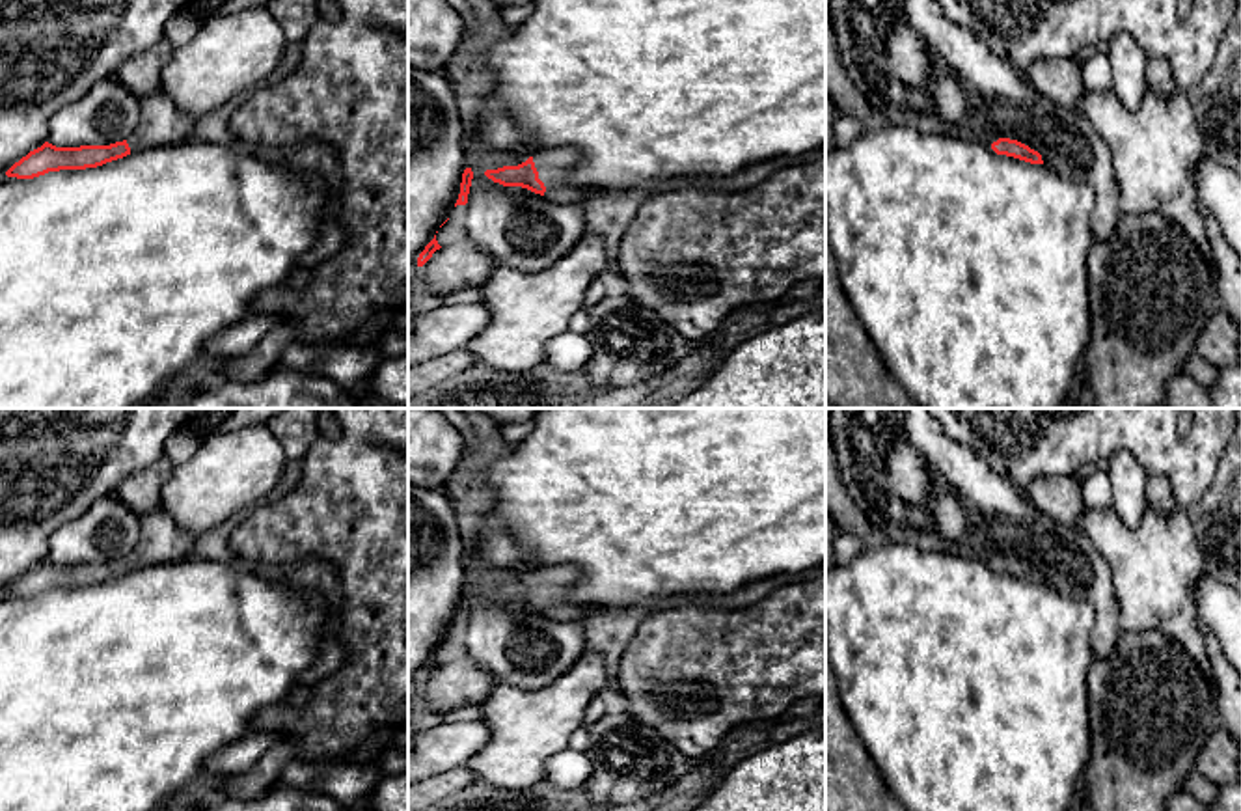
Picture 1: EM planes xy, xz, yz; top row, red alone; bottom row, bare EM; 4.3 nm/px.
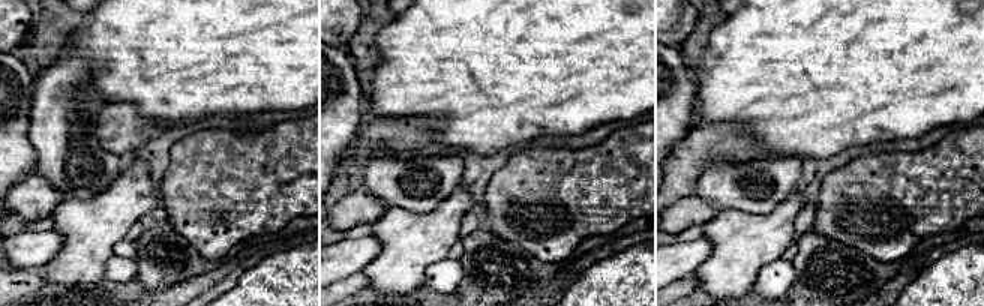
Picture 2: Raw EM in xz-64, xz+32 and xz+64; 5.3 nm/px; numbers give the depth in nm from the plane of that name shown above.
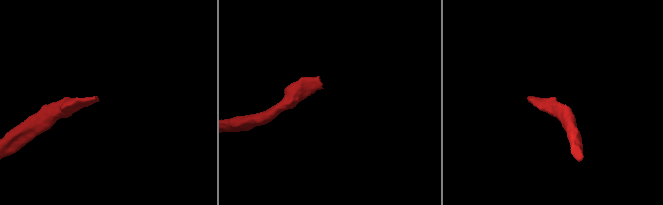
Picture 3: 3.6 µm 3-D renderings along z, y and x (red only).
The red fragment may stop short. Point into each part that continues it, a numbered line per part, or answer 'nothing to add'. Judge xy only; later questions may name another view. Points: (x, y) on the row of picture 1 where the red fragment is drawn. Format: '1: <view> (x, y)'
1: xy (161, 122)

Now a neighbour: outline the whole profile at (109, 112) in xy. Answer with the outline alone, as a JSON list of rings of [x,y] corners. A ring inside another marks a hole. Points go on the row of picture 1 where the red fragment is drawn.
[[[104,76],[52,117],[47,142],[56,147],[123,142],[138,129],[140,114],[140,99],[114,76]]]

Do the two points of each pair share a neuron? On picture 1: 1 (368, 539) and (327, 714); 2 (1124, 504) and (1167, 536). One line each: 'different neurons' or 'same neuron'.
1: same neuron
2: different neurons

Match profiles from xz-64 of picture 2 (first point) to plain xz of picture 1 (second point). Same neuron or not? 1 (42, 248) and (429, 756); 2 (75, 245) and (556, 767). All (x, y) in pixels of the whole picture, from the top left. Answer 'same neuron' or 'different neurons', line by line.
1: same neuron
2: different neurons

